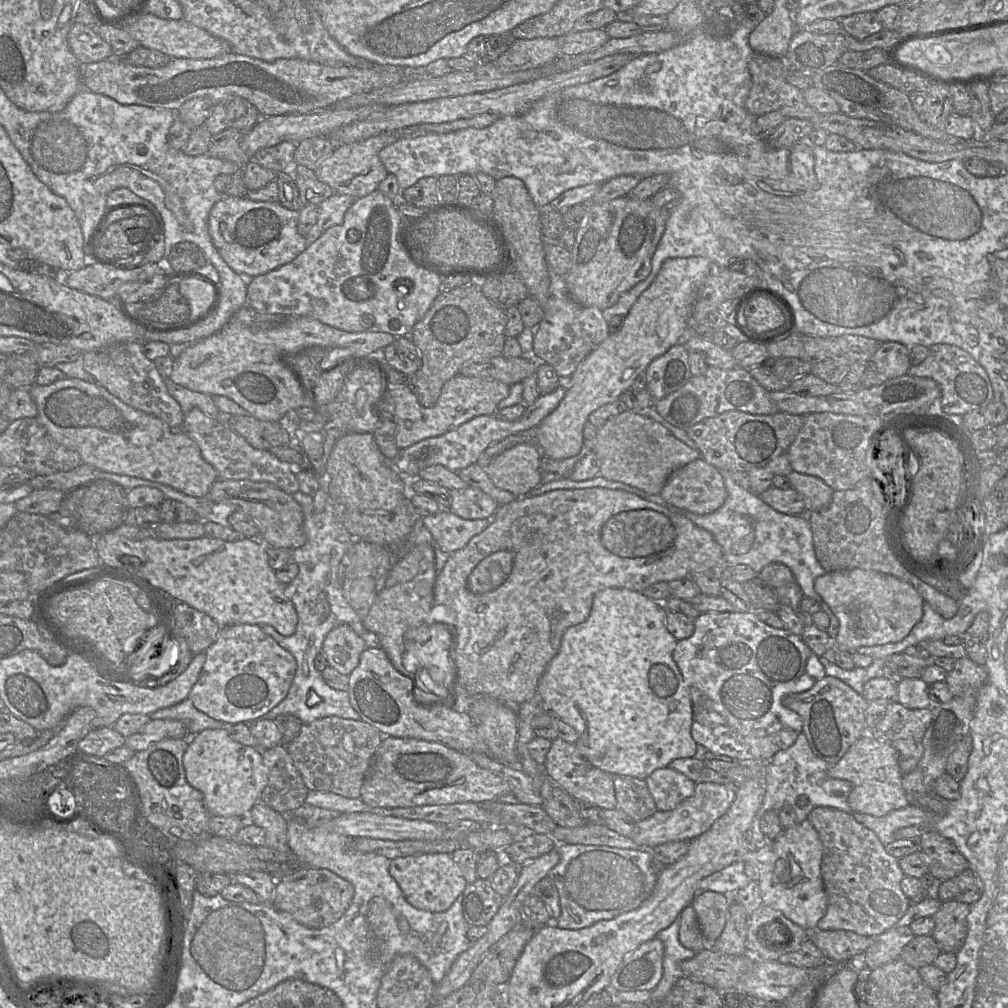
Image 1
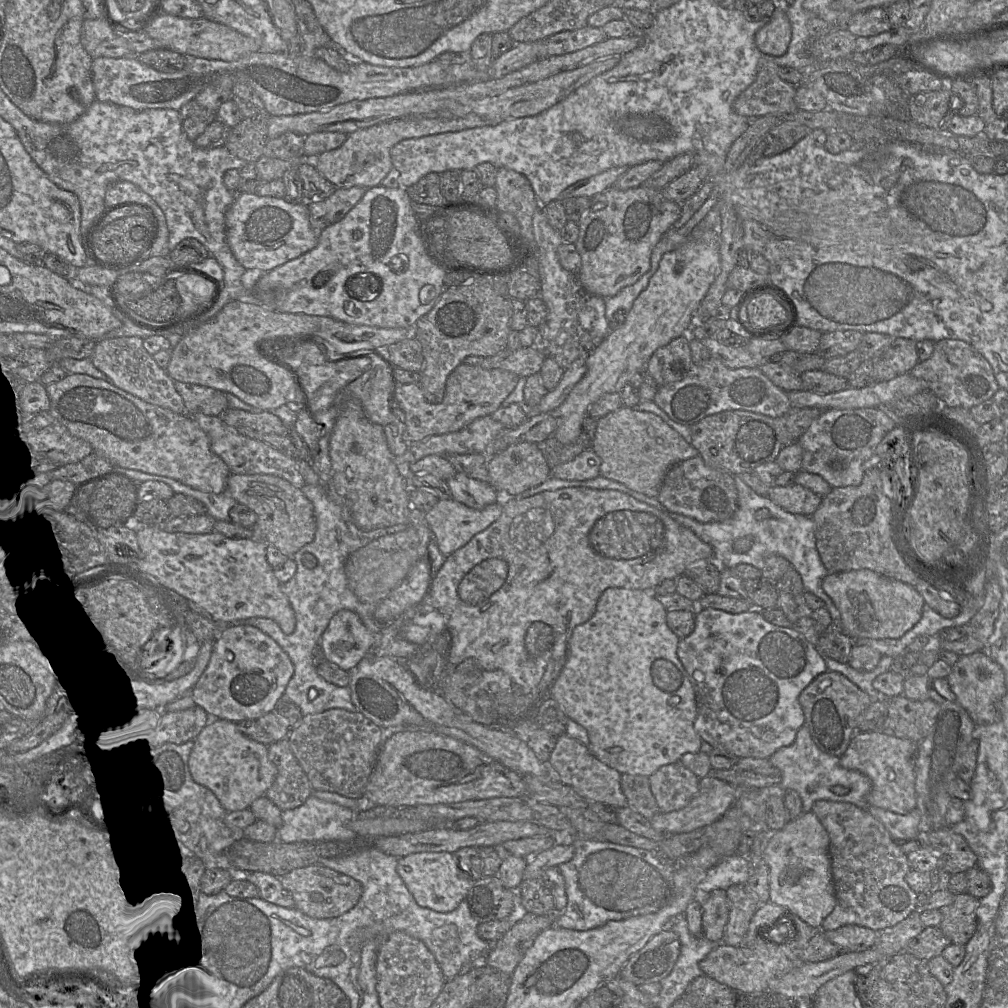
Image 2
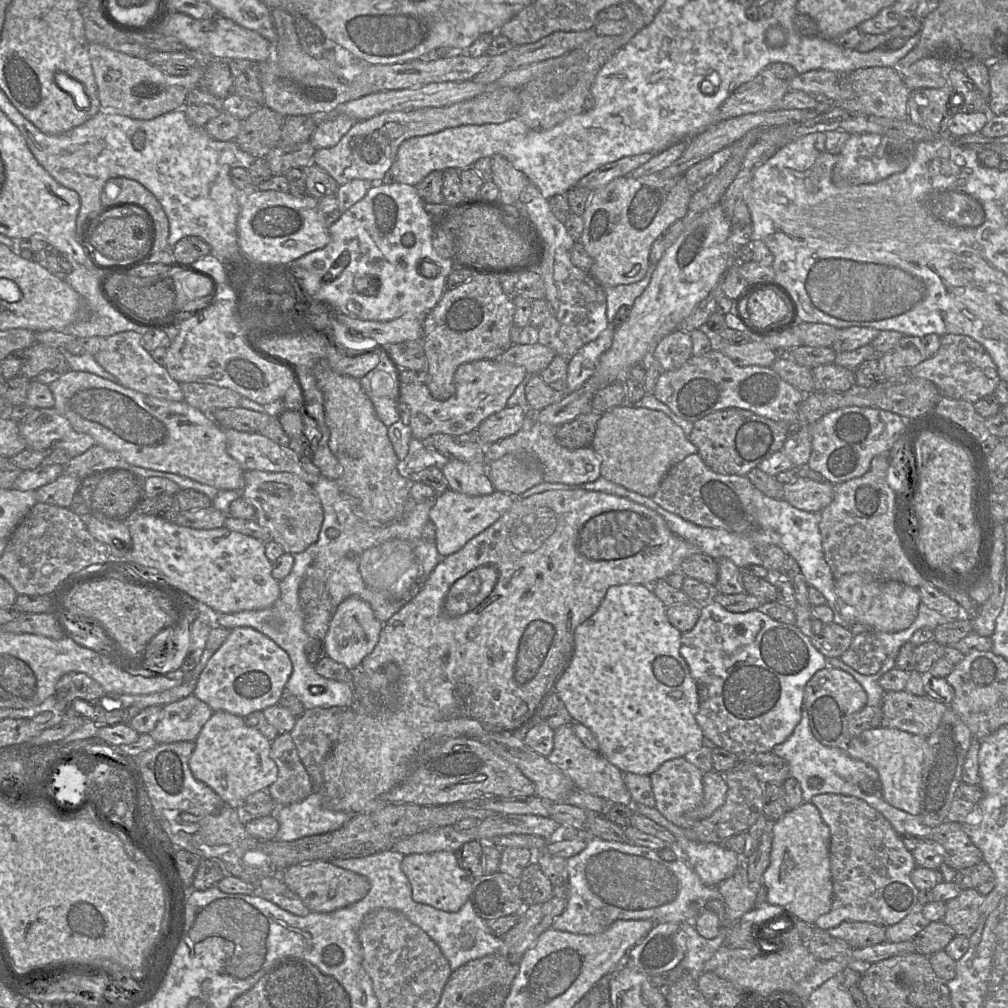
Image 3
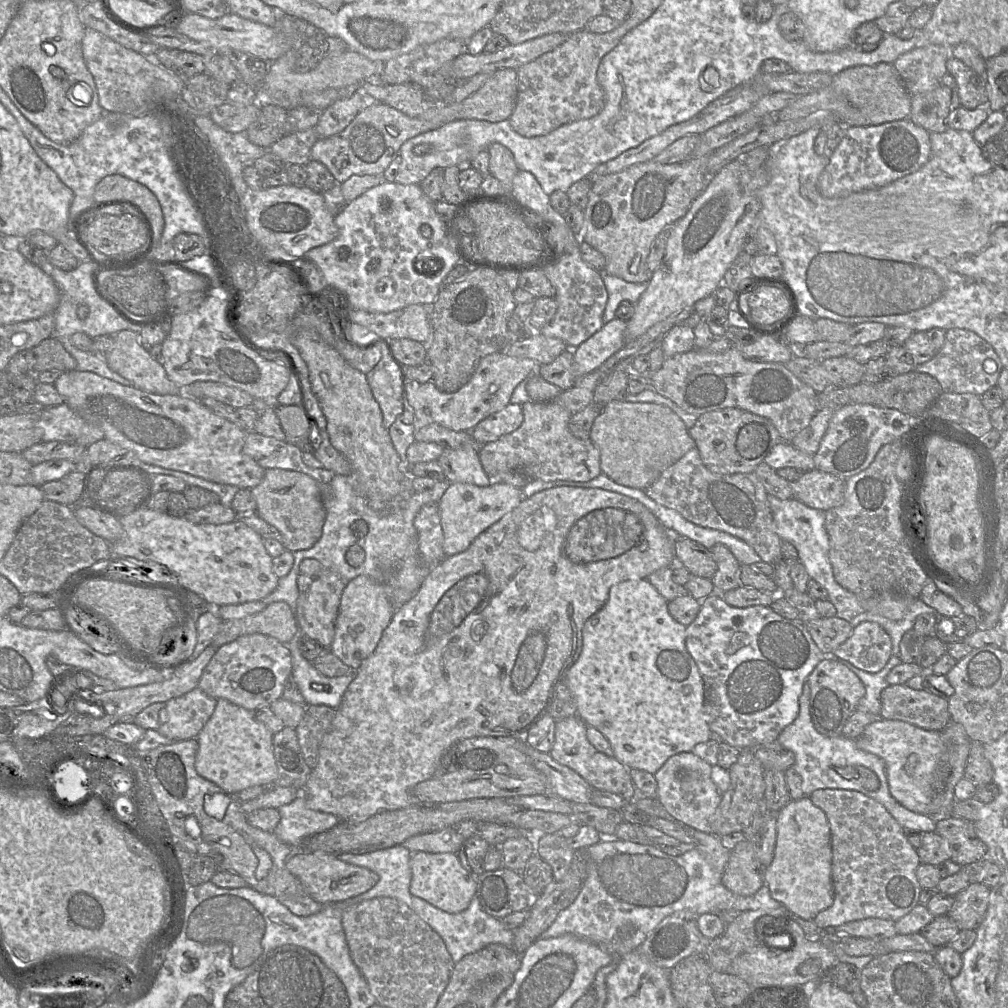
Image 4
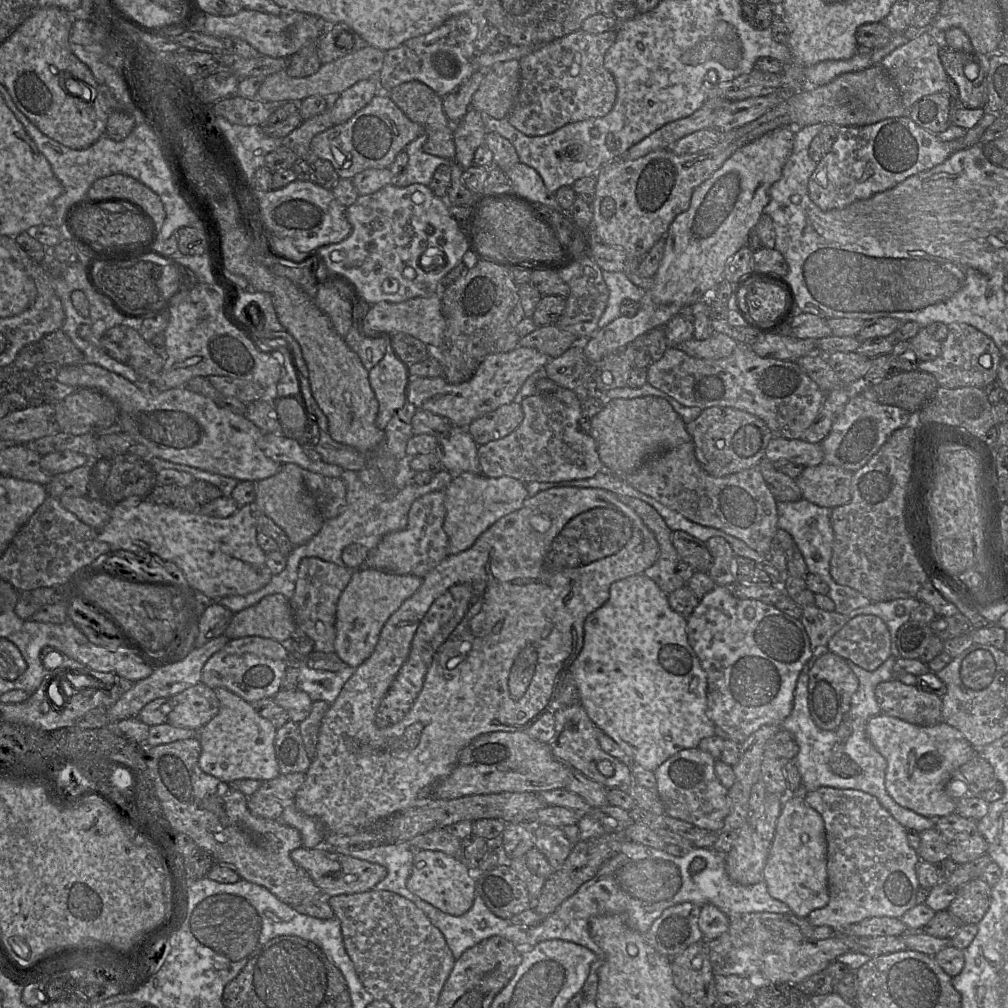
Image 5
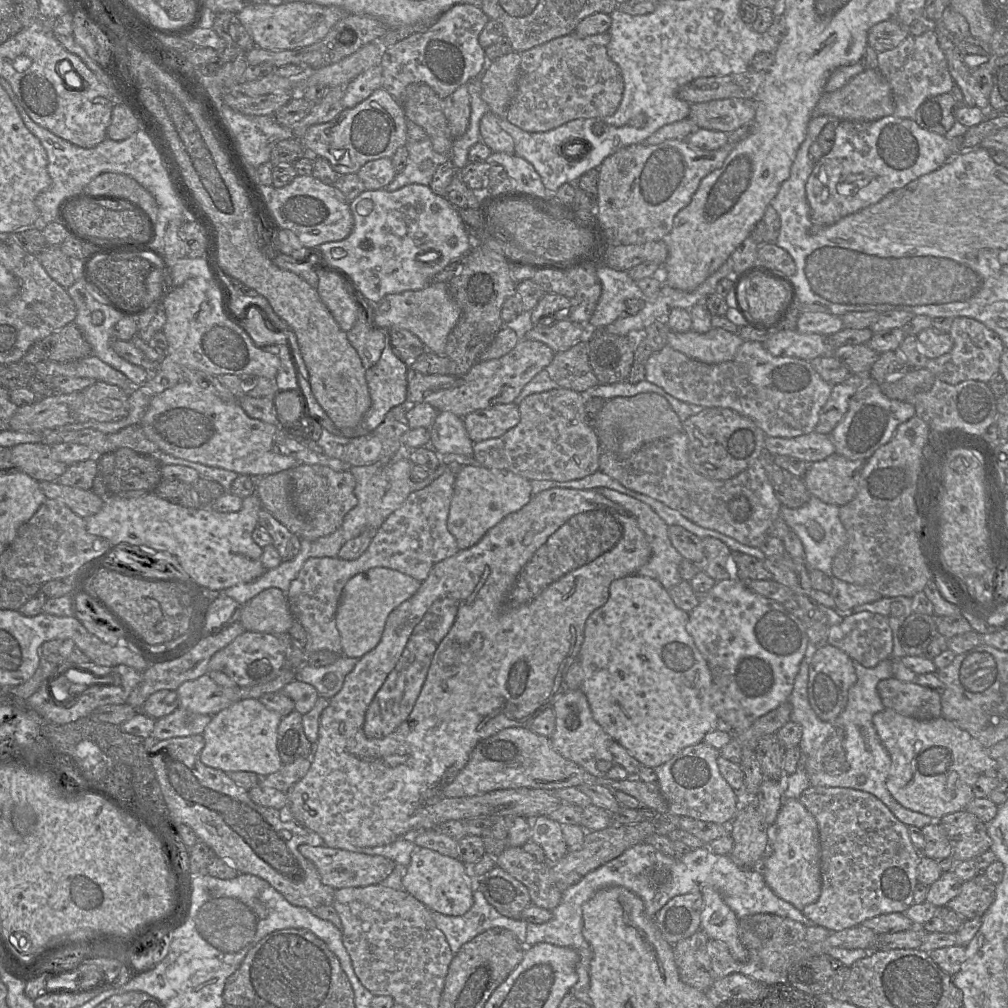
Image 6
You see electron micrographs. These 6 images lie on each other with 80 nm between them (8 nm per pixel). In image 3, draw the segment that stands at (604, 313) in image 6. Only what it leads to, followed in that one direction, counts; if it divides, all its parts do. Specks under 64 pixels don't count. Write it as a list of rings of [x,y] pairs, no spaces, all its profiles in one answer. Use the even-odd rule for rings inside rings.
[[[650,263],[645,277],[638,282],[605,288],[607,299],[606,316],[609,325],[613,322],[621,306],[632,307],[636,298],[644,292],[651,281],[656,265],[657,263]]]

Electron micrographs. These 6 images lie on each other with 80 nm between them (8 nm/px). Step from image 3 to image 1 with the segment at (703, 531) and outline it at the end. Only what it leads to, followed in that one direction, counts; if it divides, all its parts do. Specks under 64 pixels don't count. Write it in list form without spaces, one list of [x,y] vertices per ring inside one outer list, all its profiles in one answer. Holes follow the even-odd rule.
[[[720,470],[720,472],[727,490],[726,501],[716,511],[704,515],[677,508],[667,503],[660,494],[648,494],[643,490],[621,482],[606,480],[599,475],[584,481],[572,481],[569,478],[551,481],[532,489],[523,497],[535,497],[553,490],[606,488],[611,490],[623,490],[649,502],[661,505],[669,511],[680,514],[691,520],[697,526],[709,531],[723,549],[724,565],[747,565],[757,574],[759,574],[765,566],[771,563],[778,562],[786,565],[791,570],[796,582],[799,584],[803,596],[814,599],[820,604],[821,610],[830,616],[830,625],[828,625],[827,633],[835,639],[839,631],[839,620],[828,604],[814,589],[814,580],[824,575],[826,570],[817,560],[809,519],[805,515],[787,515],[774,510],[766,504],[760,496],[735,483],[731,478],[731,472],[727,470]]]

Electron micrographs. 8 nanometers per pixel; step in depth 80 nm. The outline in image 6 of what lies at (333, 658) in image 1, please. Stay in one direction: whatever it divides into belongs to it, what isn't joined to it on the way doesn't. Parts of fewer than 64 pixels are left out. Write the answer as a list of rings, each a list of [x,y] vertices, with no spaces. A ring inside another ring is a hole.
[[[375,567],[361,572],[345,584],[336,610],[336,628],[340,634],[342,655],[360,659],[379,642],[388,615],[412,597],[422,581],[397,570]]]

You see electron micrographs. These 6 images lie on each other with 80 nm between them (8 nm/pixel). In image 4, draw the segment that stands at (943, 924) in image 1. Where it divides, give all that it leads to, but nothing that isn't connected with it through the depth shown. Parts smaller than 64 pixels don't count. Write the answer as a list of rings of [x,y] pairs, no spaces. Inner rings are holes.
[[[982,882],[970,883],[954,897],[948,915],[960,930],[976,930],[989,903],[990,888]]]

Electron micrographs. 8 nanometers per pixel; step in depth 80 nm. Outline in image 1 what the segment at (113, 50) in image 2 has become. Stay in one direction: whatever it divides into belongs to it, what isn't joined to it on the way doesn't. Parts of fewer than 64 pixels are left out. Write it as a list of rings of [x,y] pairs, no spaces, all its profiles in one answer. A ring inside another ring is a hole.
[[[74,23],[68,34],[68,44],[81,65],[103,61],[114,54],[110,45],[96,32],[96,26]]]

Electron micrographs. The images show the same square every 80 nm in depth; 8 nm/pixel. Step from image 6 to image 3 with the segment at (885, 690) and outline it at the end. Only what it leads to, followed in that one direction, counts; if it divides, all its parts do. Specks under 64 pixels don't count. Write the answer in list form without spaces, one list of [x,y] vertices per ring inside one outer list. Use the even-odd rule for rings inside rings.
[[[906,690],[888,691],[881,703],[881,726],[928,737],[938,728],[948,707],[927,695],[917,696]]]

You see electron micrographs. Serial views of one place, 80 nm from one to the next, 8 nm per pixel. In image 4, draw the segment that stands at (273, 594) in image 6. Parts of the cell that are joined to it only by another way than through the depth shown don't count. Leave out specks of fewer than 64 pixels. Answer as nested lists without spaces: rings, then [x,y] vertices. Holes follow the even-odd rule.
[[[277,601],[269,604],[256,614],[223,621],[210,645],[219,648],[240,636],[254,633],[268,635],[274,637],[280,643],[286,643],[298,631],[299,625],[294,611],[286,602]]]

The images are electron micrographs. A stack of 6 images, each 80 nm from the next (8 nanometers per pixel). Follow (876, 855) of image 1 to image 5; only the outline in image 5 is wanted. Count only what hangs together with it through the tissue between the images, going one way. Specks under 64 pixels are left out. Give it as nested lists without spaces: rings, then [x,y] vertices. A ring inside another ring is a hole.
[[[819,787],[806,792],[804,800],[822,816],[827,841],[829,902],[823,908],[810,912],[806,919],[811,925],[828,926],[835,933],[843,932],[850,925],[872,917],[901,918],[906,911],[917,905],[916,895],[920,887],[917,865],[921,859],[918,851],[908,842],[907,829],[877,798],[860,790]]]

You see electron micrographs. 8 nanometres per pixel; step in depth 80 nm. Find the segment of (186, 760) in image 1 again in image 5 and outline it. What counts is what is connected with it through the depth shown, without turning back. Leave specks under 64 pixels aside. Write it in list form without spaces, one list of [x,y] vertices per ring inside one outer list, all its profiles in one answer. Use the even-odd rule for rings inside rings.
[[[226,688],[214,689],[220,703],[218,713],[198,732],[201,770],[226,783],[240,779],[271,780],[280,774],[276,759],[274,725],[260,716],[252,703]]]

